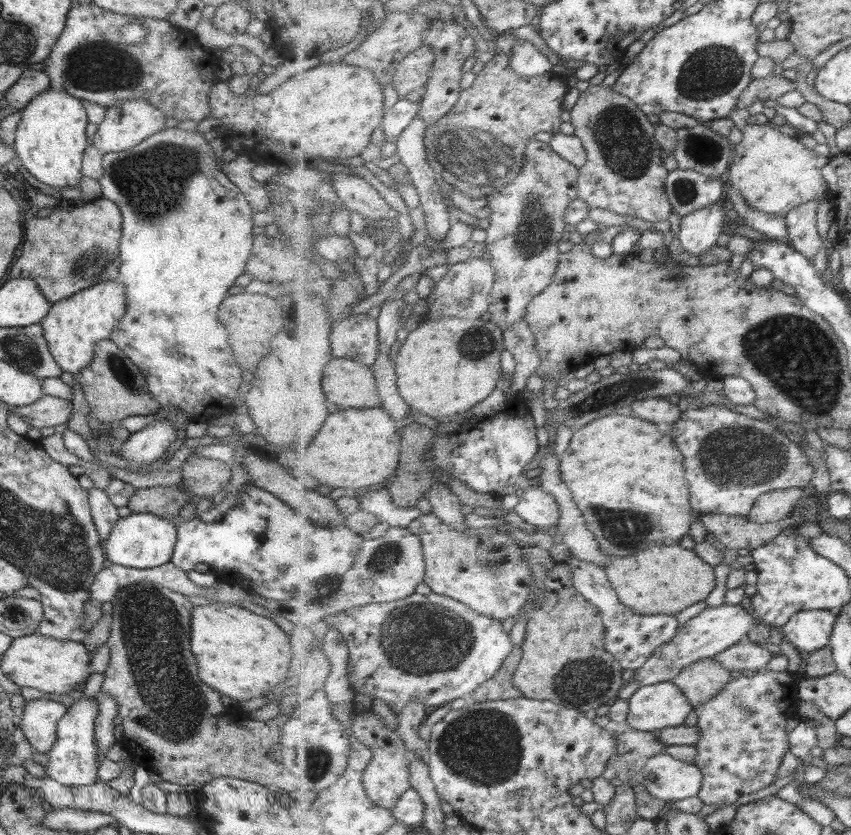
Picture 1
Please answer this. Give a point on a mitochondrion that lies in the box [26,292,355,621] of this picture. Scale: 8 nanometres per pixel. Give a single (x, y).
(120, 370)

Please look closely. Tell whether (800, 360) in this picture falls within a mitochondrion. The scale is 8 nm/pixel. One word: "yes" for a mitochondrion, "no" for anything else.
yes

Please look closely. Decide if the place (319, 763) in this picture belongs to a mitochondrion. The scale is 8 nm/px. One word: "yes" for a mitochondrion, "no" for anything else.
yes

